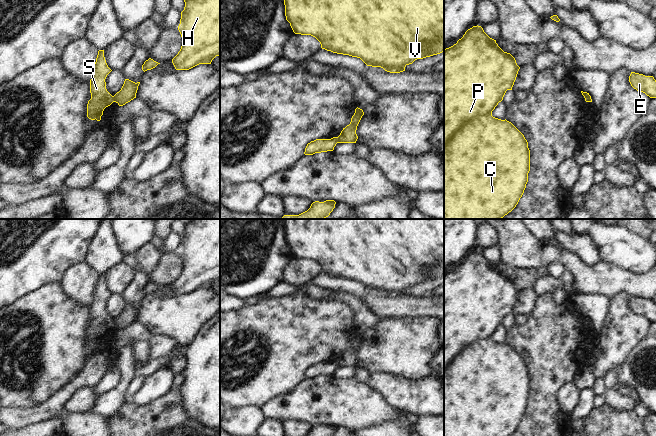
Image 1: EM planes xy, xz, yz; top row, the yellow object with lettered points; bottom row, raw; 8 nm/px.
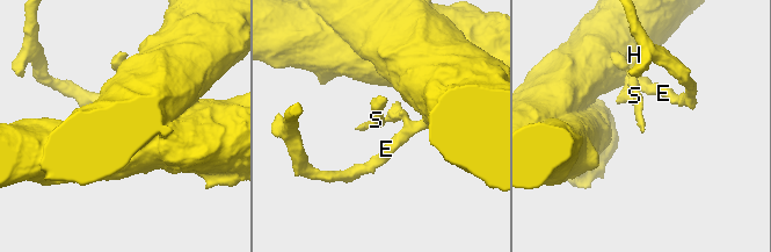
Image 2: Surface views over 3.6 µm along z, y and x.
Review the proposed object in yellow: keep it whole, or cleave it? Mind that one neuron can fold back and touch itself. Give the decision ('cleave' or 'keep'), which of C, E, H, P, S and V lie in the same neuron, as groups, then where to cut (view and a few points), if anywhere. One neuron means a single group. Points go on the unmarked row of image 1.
cleave; C E H P V / S; cut in xy along (112, 320), (114, 325)

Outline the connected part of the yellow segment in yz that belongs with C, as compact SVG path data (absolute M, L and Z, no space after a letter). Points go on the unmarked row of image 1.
M481 250L468 253L453 270L444 274L444 436L511 436L522 421L530 395L530 374L524 359L509 345L492 340L492 335L503 324L507 314L512 314L520 291L515 282L504 276Z

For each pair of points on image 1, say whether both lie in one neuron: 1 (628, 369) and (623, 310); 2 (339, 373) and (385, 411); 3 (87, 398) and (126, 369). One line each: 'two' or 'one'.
1: two
2: two
3: two

